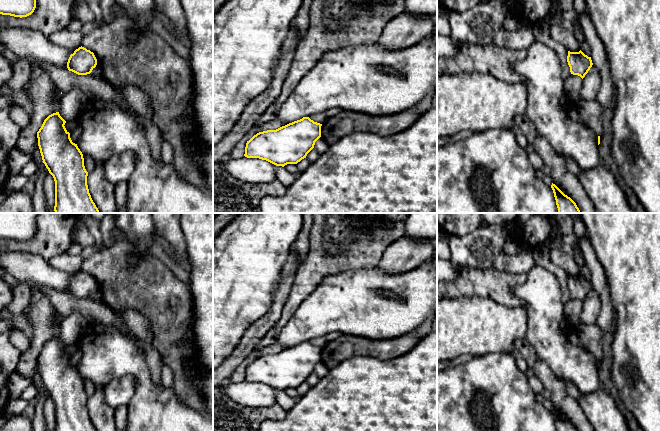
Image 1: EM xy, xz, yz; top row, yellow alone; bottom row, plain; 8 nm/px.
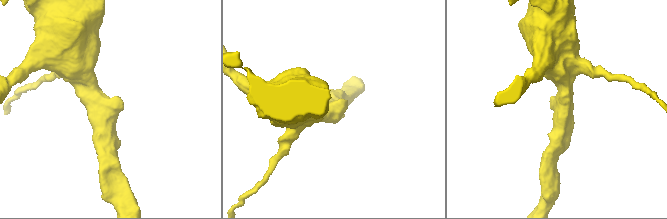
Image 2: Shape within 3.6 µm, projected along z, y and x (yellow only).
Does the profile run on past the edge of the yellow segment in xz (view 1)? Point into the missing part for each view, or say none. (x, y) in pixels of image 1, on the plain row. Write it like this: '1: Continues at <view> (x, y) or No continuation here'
1: No continuation here

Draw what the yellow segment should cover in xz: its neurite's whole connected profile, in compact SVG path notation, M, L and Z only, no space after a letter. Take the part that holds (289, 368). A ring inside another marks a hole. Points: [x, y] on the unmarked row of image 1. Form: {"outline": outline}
{"outline": "M303 341L276 354L259 356L247 365L244 380L282 391L297 388L306 382L321 361L321 350Z"}

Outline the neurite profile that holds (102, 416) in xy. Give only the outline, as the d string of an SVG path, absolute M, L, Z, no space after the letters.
M96 386L94 394L87 400L87 409L96 431L117 431L115 409L106 404L103 387Z

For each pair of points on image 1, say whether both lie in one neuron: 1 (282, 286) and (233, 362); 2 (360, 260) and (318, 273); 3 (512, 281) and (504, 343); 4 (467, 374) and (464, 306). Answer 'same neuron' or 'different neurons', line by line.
1: same neuron
2: same neuron
3: different neurons
4: different neurons

